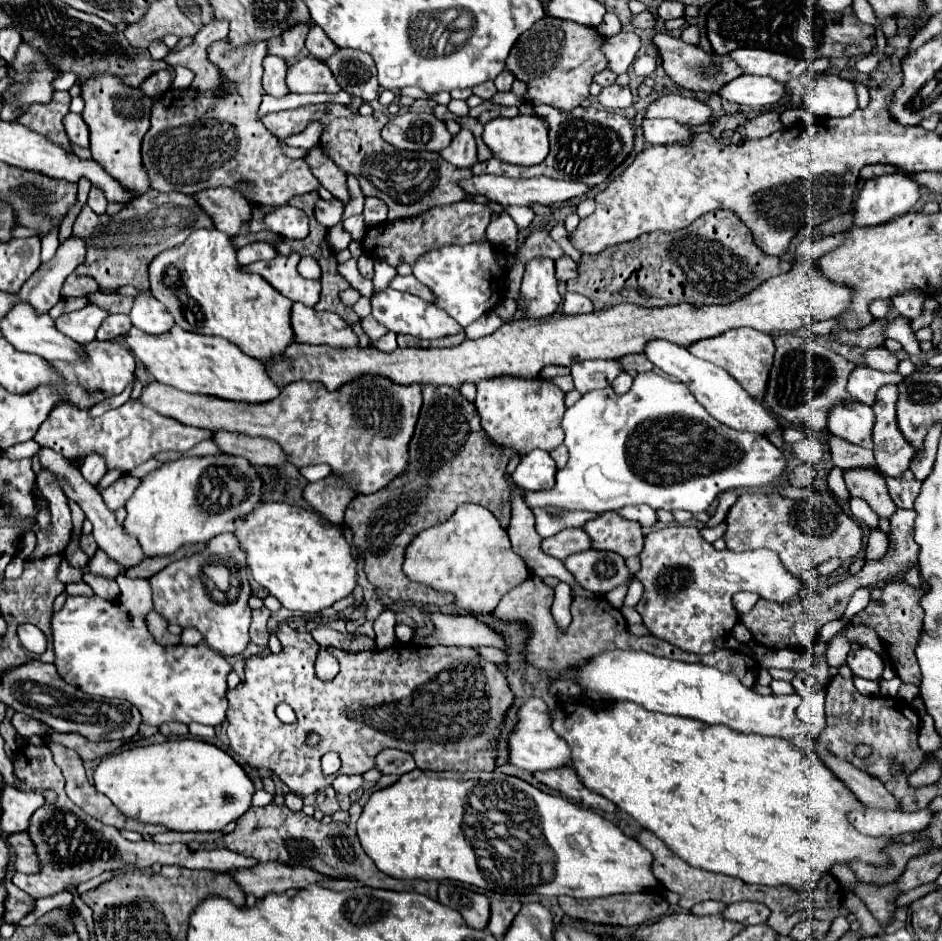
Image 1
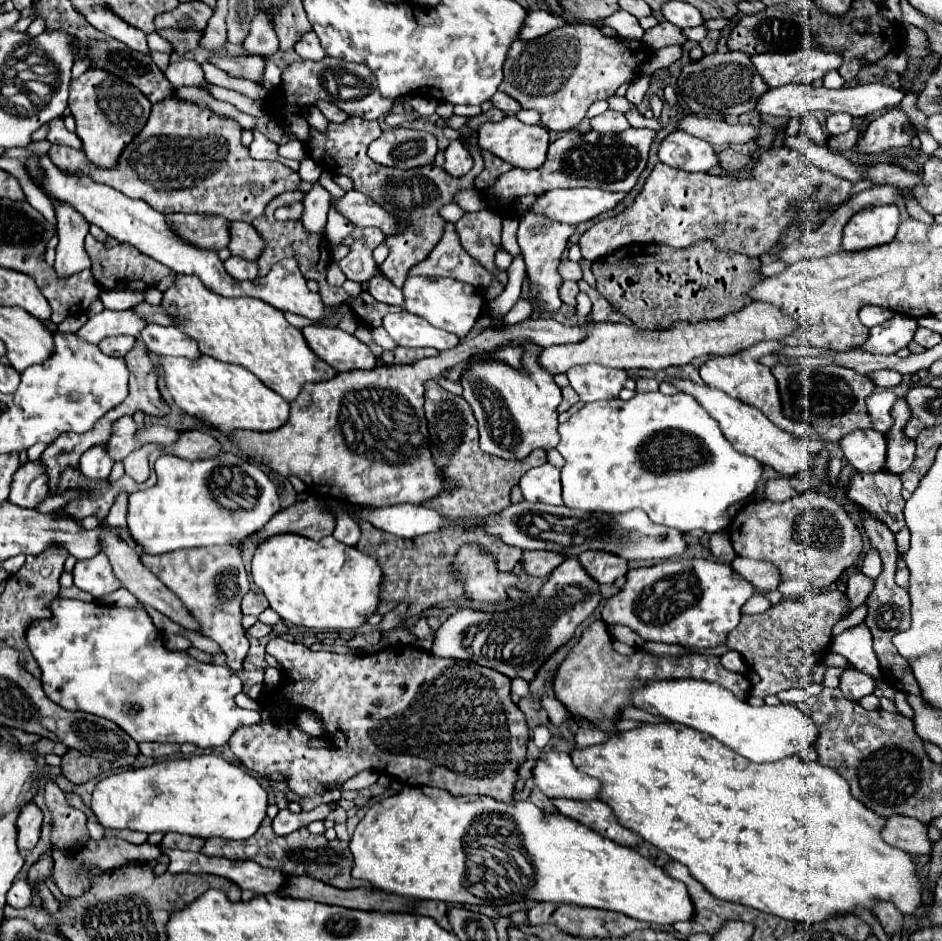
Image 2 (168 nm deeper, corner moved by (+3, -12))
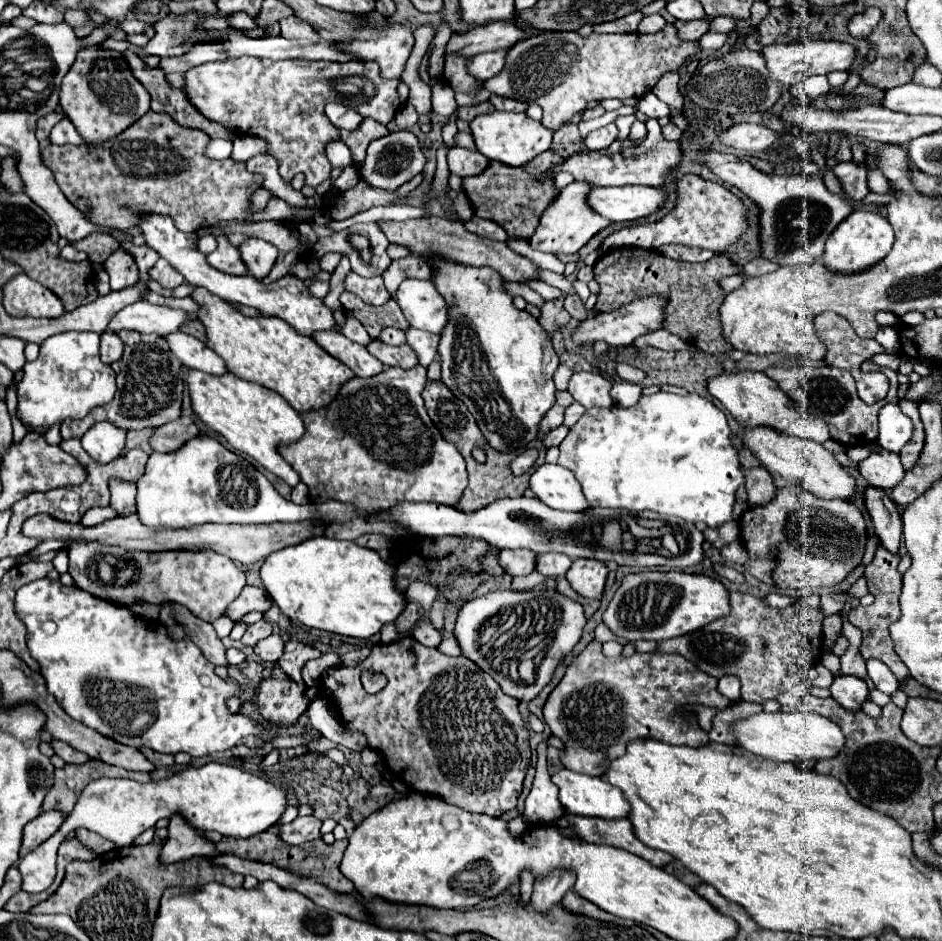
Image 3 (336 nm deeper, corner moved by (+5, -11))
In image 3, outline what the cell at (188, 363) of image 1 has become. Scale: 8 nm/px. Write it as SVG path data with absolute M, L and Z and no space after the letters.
M189 370L187 376L187 388L191 396L191 408L193 414L211 430L221 434L233 450L245 452L257 462L261 462L263 468L285 480L291 488L299 484L299 474L277 454L279 444L295 442L299 436L303 436L305 426L299 414L283 400L277 392L263 388L257 382L241 380L235 374L227 372L221 376L207 374L201 370Z

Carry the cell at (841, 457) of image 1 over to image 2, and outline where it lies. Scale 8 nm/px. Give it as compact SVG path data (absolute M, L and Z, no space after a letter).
M855 473L849 483L849 499L869 515L881 519L893 533L905 527L901 479L893 473Z

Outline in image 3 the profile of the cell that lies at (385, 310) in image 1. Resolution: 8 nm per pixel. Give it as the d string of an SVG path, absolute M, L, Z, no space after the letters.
M409 326L405 330L405 336L407 336L407 344L417 352L419 364L429 366L437 358L437 346L439 346L439 340L441 340L439 334L431 334L431 332L417 330L417 328Z

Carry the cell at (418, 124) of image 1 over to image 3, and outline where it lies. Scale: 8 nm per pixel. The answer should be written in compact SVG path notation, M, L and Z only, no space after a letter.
M397 130L397 132L389 132L387 136L373 140L367 148L367 158L361 172L361 178L375 186L375 188L383 188L383 190L397 190L401 184L409 182L415 174L419 174L425 166L427 158L423 154L423 148L417 140L417 136L409 130Z

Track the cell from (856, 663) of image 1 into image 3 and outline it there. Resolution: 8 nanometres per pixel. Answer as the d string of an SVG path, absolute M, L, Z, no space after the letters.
M837 676L831 684L831 696L847 710L859 710L869 696L867 682L857 676Z

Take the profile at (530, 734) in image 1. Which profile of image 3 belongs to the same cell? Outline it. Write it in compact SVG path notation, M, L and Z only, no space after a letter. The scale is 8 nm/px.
M561 768L551 780L559 788L559 802L571 814L599 818L623 818L629 814L629 804L621 790L603 778Z

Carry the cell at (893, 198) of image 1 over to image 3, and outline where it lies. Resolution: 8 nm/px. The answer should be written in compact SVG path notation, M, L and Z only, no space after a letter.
M857 210L851 212L827 238L825 244L825 254L823 254L823 264L829 266L833 272L859 272L875 262L883 260L883 256L889 254L893 246L893 228L889 220L879 214L879 212L867 212L867 210Z

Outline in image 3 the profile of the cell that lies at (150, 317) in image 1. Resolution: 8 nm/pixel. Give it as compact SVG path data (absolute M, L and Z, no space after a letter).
M171 332L165 336L171 352L183 362L183 366L187 368L195 368L195 370L203 370L209 374L225 374L225 362L213 352L209 350L201 340L183 334L183 332Z

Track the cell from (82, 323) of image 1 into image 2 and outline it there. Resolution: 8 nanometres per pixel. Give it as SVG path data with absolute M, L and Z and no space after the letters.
M105 309L99 315L89 317L89 321L77 331L79 337L87 339L89 343L99 343L105 337L111 335L131 335L131 337L139 337L141 329L145 329L147 319L139 313L135 313L133 309L127 311L111 311Z

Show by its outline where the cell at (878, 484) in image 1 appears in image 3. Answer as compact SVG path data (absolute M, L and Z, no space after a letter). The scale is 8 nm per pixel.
M881 544L877 546L877 552L875 552L875 558L873 562L865 568L865 578L867 578L867 584L869 584L869 592L875 596L875 602L871 606L857 606L857 608L851 608L849 612L849 622L853 626L857 626L861 632L863 632L863 642L861 642L861 656L865 660L869 658L877 658L881 662L885 662L891 672L895 674L897 680L907 680L911 678L907 666L901 662L901 658L895 654L893 650L893 640L889 636L889 626L893 622L899 620L901 616L901 610L899 610L899 594L901 594L901 574L897 572L897 564L899 564L899 556L889 552L887 548L883 548Z

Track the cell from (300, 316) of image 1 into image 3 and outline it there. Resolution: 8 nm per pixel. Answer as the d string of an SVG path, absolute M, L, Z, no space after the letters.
M321 330L313 334L313 340L333 358L341 360L347 368L351 368L355 372L355 376L375 376L381 372L383 364L379 360L375 360L375 356L371 356L367 352L367 348L363 348L361 344L351 342L347 336L343 336L339 330Z

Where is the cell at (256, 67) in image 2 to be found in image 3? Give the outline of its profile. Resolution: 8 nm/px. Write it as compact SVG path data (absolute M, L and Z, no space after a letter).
M217 42L209 44L195 44L189 52L185 52L179 58L163 58L161 68L169 72L187 72L203 62L213 62L213 60L227 60L227 52L221 48Z

